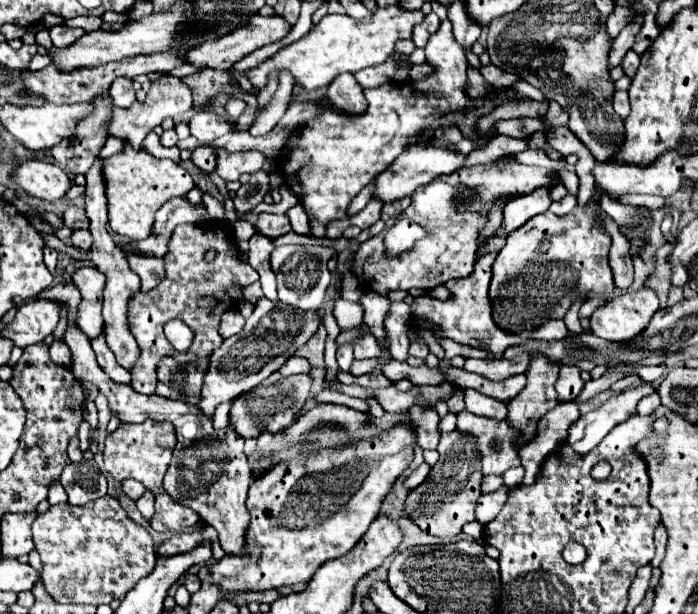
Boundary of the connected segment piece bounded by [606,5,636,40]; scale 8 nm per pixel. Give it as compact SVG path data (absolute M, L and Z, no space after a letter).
M615 6L614 11L608 16L606 21L608 34L612 40L634 19L635 14L631 7Z

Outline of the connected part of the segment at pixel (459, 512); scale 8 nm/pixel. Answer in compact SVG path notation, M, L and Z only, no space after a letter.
M456 430L440 438L438 452L440 452L440 460L432 466L428 478L418 488L408 492L404 502L404 512L420 530L432 536L446 538L460 534L466 522L476 520L474 510L480 498L482 466L474 438L468 434L460 434Z

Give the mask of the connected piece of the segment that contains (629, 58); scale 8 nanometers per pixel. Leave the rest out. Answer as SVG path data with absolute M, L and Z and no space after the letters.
M630 50L623 58L621 65L623 66L622 68L625 74L633 78L640 65L640 56L636 52Z

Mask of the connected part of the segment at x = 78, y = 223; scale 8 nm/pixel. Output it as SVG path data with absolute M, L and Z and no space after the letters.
M70 206L64 216L62 216L62 222L66 228L70 230L78 230L78 228L88 228L88 218L86 218L86 212L78 206Z

